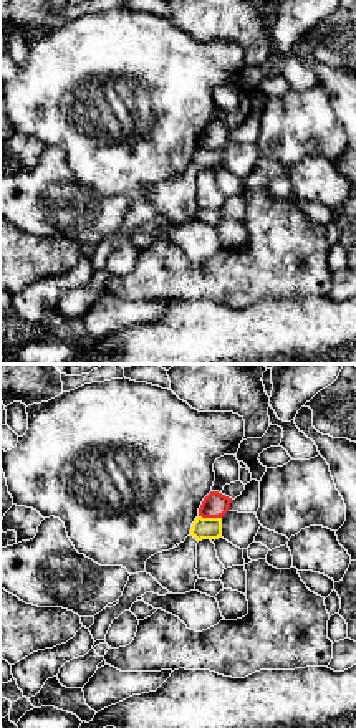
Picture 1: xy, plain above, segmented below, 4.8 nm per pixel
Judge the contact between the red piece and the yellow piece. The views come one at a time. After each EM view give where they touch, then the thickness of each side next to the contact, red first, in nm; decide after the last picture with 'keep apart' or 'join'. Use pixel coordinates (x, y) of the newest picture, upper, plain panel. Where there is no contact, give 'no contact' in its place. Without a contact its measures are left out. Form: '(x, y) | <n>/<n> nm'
(211, 146) | 120/110 nm

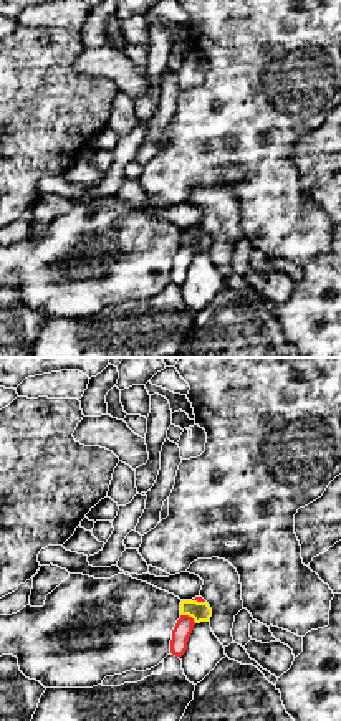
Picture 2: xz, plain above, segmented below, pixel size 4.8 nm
(187, 245) | 90/100 nm

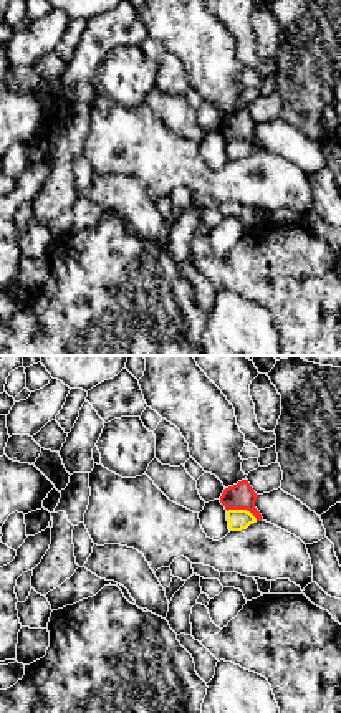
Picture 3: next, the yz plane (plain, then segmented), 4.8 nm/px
(242, 138) | 130/100 nm

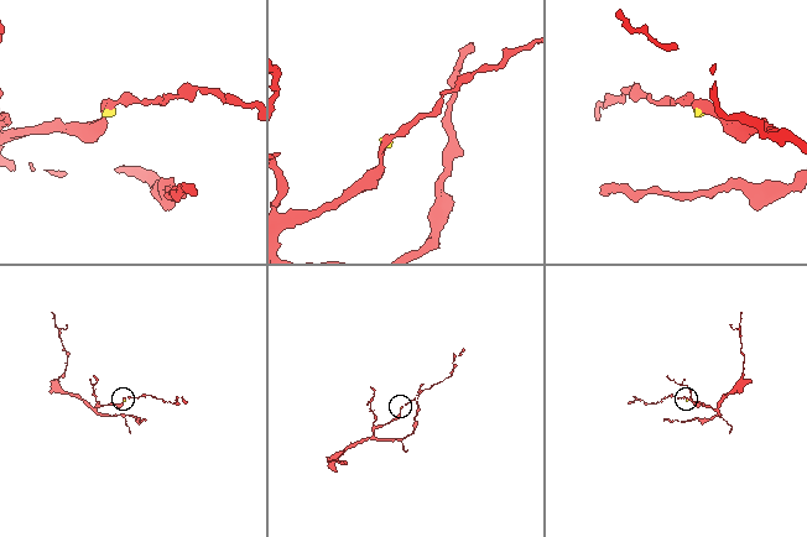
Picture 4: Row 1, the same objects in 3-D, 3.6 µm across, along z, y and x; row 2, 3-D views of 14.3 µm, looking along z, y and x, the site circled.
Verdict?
keep apart

